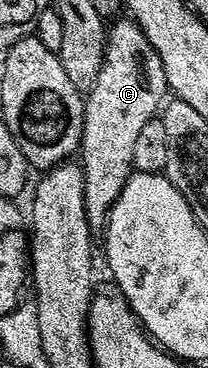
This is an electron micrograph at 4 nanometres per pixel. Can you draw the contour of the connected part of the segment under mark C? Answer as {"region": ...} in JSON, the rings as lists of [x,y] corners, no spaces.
{"region":[[[119,18],[113,24],[115,27],[109,28],[102,68],[94,86],[85,96],[82,112],[80,166],[84,173],[86,216],[94,233],[105,228],[114,202],[130,180],[134,171],[132,153],[138,134],[150,119],[159,114],[167,98],[165,95],[168,95],[164,65],[160,65],[160,57],[152,47],[152,41],[148,41],[133,18],[125,18]]]}

